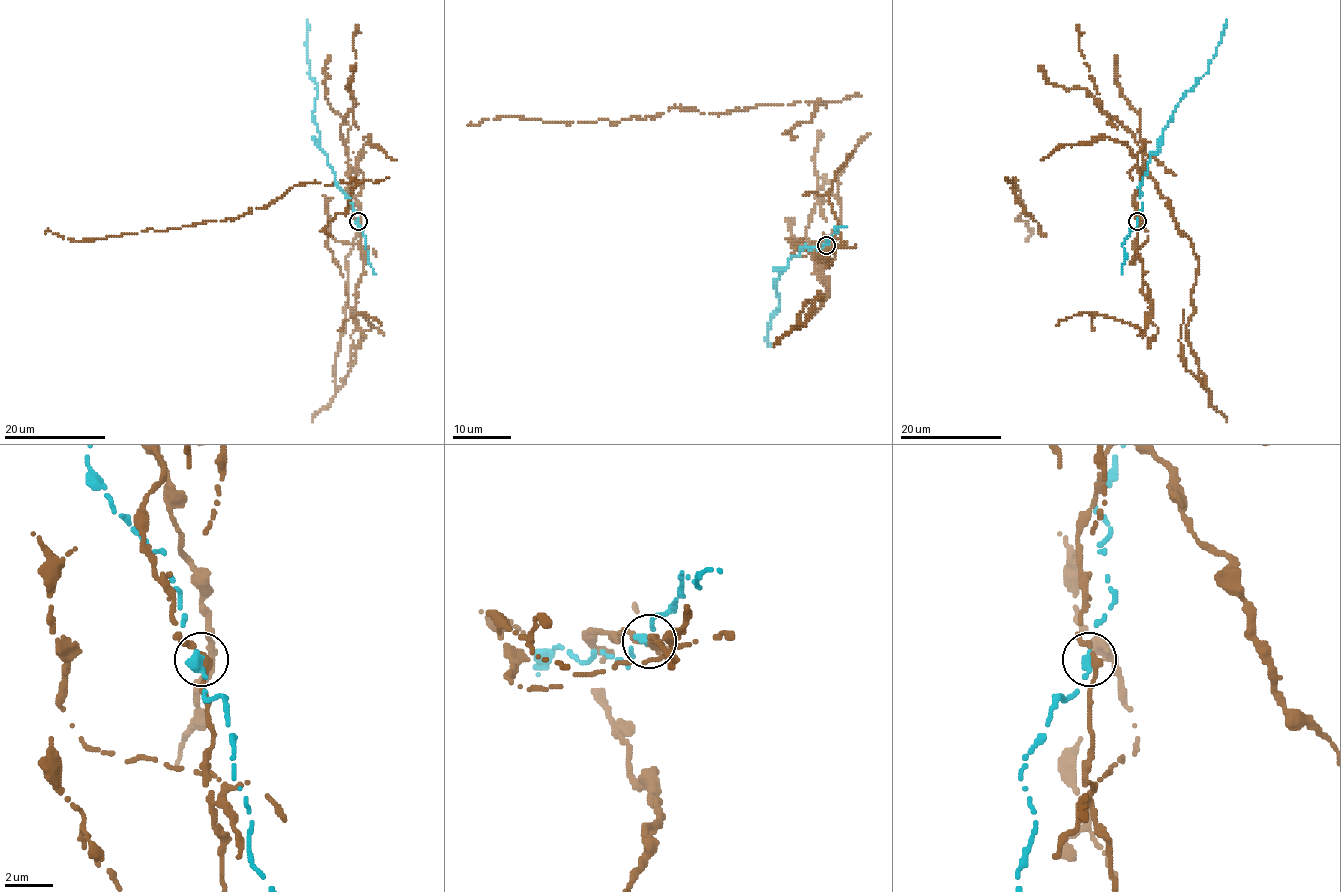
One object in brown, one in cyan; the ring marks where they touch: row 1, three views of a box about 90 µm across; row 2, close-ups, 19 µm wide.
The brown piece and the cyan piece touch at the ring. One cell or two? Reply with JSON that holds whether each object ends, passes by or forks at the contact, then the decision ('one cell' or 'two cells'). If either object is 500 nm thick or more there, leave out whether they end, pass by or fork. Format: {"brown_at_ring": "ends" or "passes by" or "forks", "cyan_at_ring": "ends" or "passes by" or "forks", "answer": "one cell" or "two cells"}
{"brown_at_ring": "passes by", "cyan_at_ring": "passes by", "answer": "two cells"}

